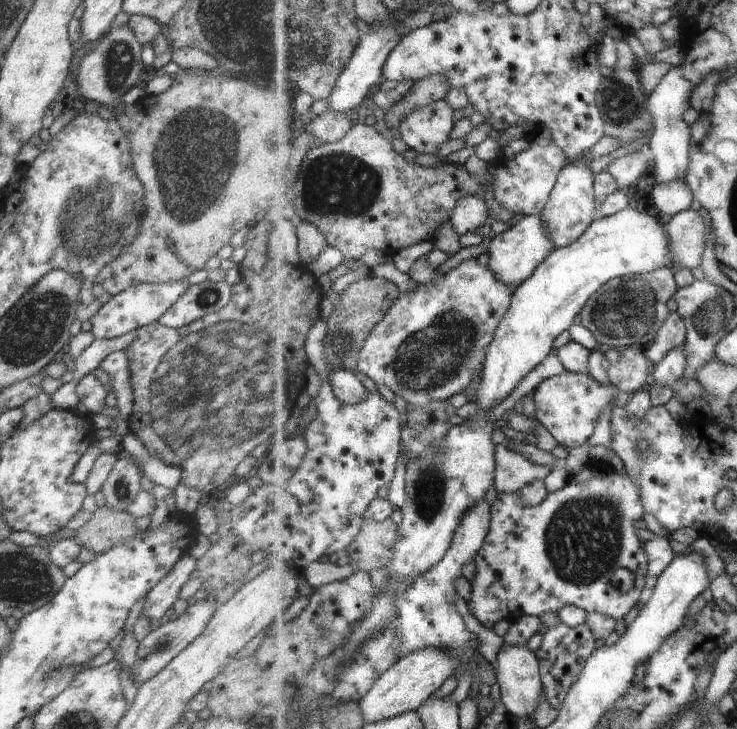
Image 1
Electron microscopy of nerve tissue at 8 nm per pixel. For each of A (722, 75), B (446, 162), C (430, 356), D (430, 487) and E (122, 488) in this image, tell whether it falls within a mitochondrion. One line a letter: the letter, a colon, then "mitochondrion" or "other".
A: other
B: other
C: mitochondrion
D: mitochondrion
E: mitochondrion

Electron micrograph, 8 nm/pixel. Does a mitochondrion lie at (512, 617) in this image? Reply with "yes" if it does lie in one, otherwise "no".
no

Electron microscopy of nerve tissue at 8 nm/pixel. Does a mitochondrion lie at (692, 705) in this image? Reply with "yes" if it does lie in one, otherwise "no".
no

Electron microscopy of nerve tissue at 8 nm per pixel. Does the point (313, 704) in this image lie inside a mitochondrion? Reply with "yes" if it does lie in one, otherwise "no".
no

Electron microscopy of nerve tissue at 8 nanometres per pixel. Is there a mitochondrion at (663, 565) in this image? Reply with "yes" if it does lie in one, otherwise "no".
no

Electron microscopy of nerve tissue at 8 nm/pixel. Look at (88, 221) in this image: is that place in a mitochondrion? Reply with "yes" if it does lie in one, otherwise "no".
yes

